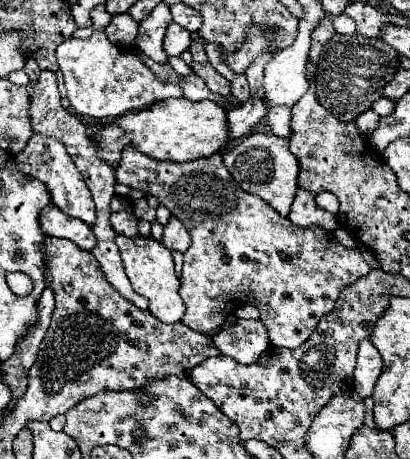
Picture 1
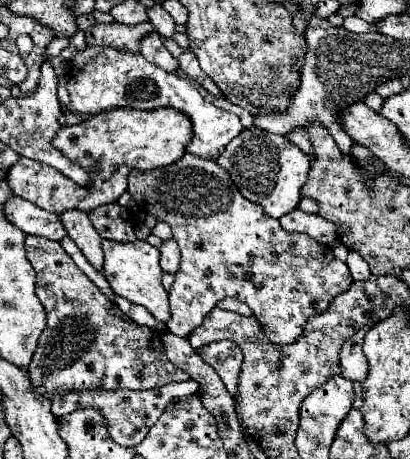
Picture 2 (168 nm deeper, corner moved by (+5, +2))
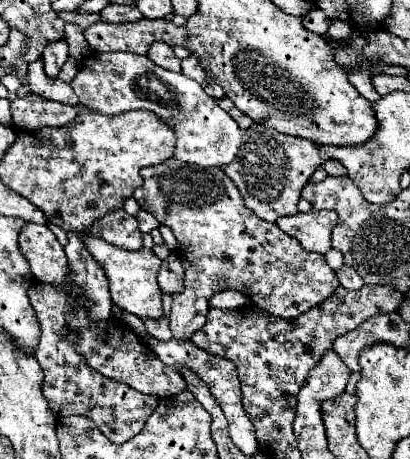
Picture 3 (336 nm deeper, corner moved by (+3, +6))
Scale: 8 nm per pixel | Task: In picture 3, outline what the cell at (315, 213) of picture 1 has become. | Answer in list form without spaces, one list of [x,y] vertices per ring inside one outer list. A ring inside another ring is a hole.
[[[311,210],[311,212],[305,212],[305,214],[297,212],[295,216],[283,216],[283,218],[277,220],[277,226],[285,234],[297,238],[301,242],[301,246],[307,248],[309,252],[327,254],[331,250],[331,230],[333,230],[335,222],[337,222],[337,214],[333,210]]]

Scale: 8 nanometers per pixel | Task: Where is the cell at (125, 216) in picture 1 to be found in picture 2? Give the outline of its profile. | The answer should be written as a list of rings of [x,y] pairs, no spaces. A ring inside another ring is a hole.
[[[113,202],[89,212],[89,220],[101,238],[117,240],[117,242],[137,240],[131,222],[127,222],[121,214],[123,214],[123,208],[117,202]]]

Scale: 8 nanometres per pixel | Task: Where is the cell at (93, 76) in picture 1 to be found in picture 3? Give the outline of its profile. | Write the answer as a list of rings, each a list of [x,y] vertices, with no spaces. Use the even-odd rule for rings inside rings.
[[[131,52],[91,54],[81,60],[81,70],[73,78],[71,88],[75,90],[79,104],[95,112],[119,114],[137,108],[155,112],[175,130],[175,158],[183,162],[197,166],[225,166],[237,156],[243,130],[235,124],[235,120],[219,108],[217,100],[205,94],[199,82],[179,72],[165,70],[147,56]]]

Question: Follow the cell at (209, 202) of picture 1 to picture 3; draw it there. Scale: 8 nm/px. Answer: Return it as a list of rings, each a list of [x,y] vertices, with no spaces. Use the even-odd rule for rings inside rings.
[[[169,158],[163,164],[143,168],[141,176],[143,186],[135,190],[133,198],[143,210],[151,212],[161,224],[173,230],[179,242],[177,254],[185,268],[183,292],[179,292],[179,296],[173,296],[173,308],[169,316],[171,332],[175,338],[191,338],[191,334],[205,324],[211,296],[223,290],[237,290],[251,298],[251,302],[263,308],[265,312],[285,320],[295,320],[303,312],[309,312],[311,308],[319,306],[335,292],[335,288],[341,286],[339,278],[335,276],[335,270],[327,266],[323,254],[299,248],[299,242],[293,236],[287,236],[277,224],[257,218],[245,206],[245,200],[235,188],[233,180],[221,168],[199,168],[195,164],[183,164],[181,160]]]

